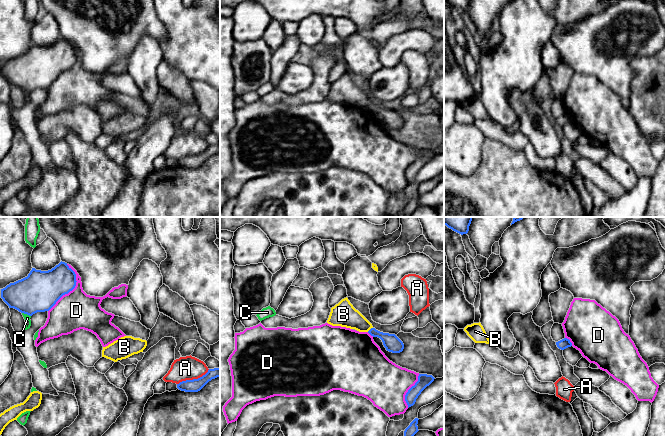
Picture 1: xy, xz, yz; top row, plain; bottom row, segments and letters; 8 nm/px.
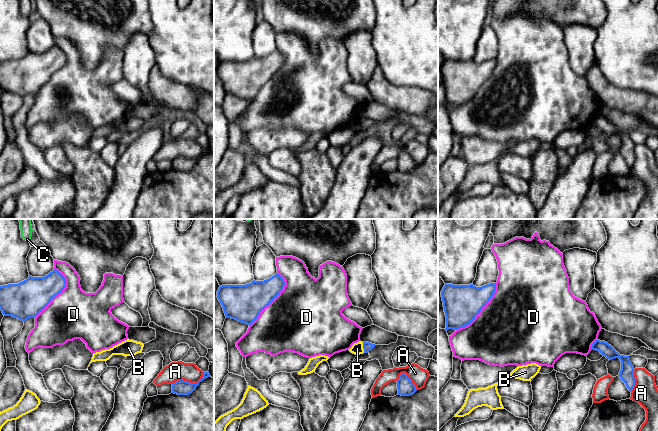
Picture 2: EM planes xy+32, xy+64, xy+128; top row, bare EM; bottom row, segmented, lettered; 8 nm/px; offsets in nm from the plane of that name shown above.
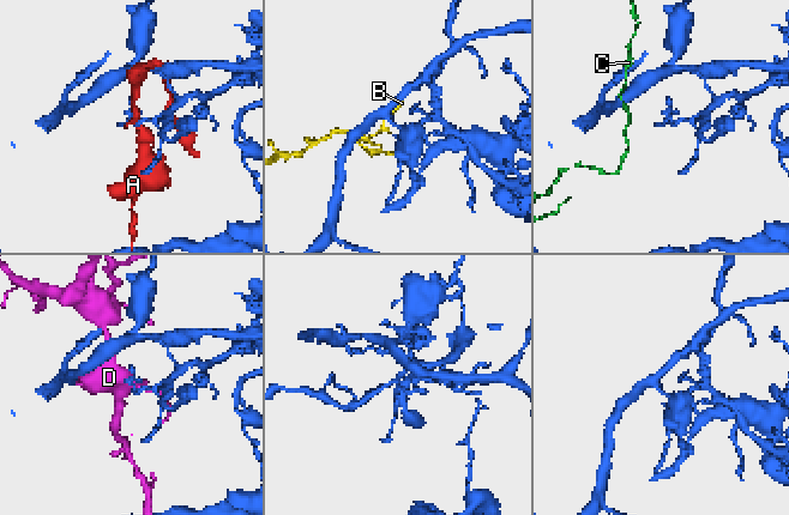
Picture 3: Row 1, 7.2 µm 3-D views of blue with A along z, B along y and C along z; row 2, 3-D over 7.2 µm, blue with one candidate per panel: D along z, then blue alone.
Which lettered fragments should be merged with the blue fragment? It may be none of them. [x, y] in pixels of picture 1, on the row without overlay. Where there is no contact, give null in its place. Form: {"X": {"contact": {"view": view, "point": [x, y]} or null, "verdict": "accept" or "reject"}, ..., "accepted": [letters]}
{"A": {"contact": {"view": "xy", "point": [193, 155]}, "verdict": "reject"}, "B": {"contact": {"view": "xz", "point": [370, 105]}, "verdict": "accept"}, "C": {"contact": {"view": "xy", "point": [26, 89]}, "verdict": "reject"}, "D": {"contact": {"view": "xy", "point": [72, 65]}, "verdict": "reject"}, "accepted": ["B"]}

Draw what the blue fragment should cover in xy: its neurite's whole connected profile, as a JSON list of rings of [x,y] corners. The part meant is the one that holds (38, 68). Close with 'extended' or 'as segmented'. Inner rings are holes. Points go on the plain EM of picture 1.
[[[60,38],[48,47],[32,44],[27,53],[10,59],[1,65],[1,74],[9,82],[21,89],[32,92],[37,88],[49,87],[56,78],[76,62],[76,50],[65,38]]]; as segmented

